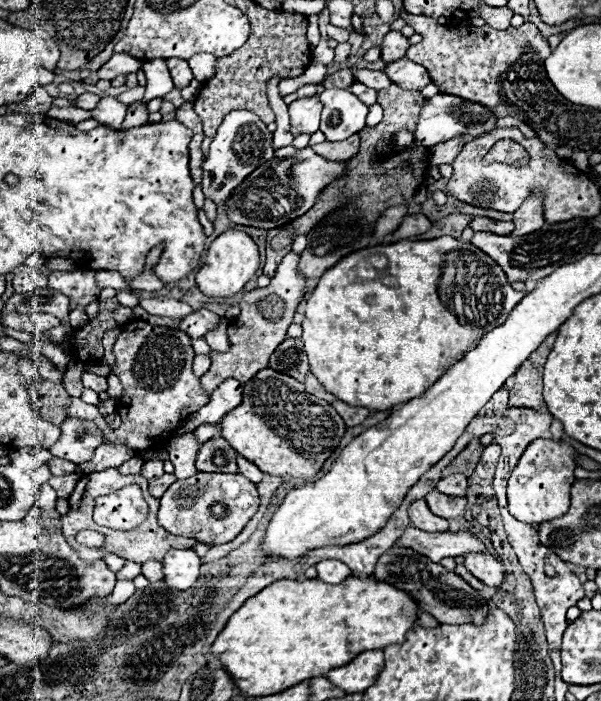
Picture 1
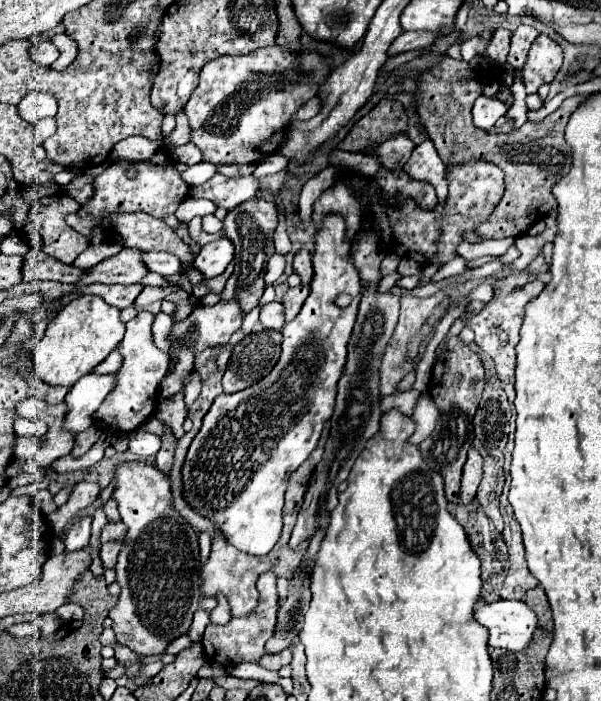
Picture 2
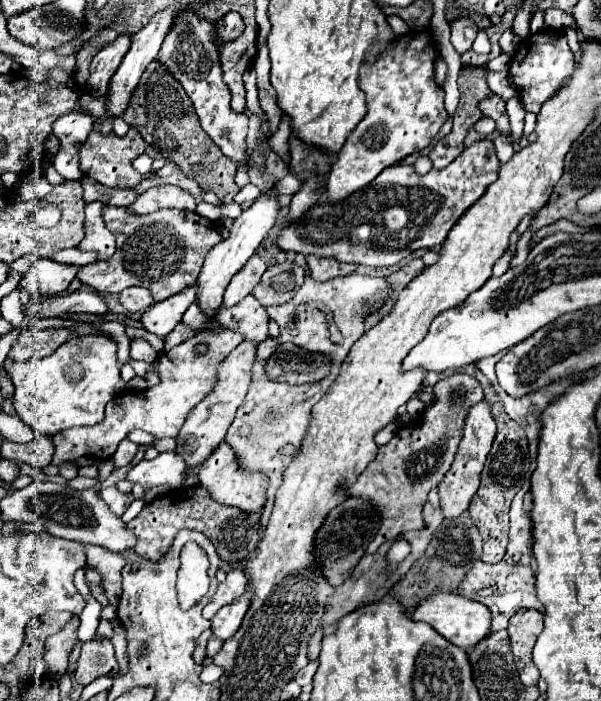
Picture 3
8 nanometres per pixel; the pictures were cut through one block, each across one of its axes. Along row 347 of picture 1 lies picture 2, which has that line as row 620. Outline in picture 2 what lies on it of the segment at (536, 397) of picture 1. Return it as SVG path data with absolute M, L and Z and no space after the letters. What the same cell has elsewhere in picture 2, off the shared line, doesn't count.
M536 586L536 588L528 590L524 602L538 614L540 626L546 628L546 630L552 630L552 610L550 610L548 598L546 598L546 594L544 594L544 588L542 588L542 586Z

